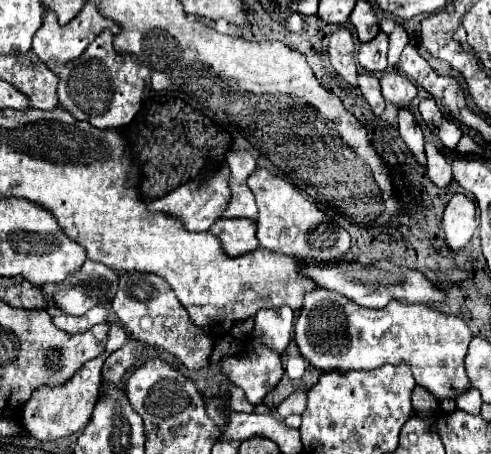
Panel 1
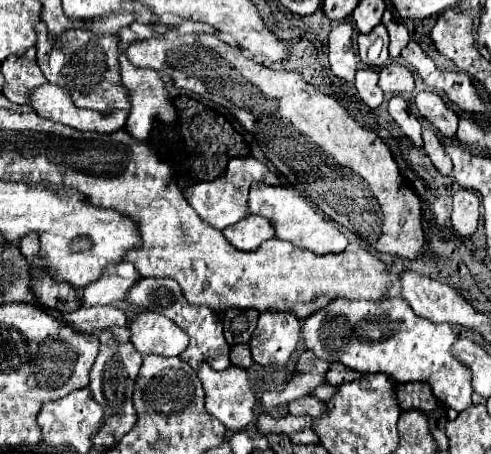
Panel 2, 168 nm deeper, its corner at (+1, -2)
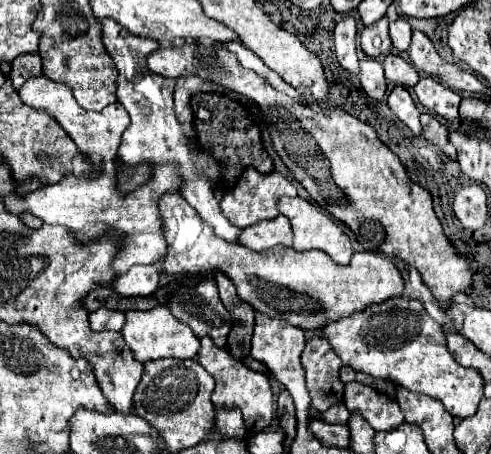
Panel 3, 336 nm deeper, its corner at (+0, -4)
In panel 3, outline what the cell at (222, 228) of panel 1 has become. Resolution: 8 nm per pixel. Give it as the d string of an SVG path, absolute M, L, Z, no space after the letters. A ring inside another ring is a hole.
M278 216L272 220L264 220L260 224L254 224L252 228L240 230L238 244L250 248L250 250L266 250L272 246L290 246L292 244L292 228L288 218Z

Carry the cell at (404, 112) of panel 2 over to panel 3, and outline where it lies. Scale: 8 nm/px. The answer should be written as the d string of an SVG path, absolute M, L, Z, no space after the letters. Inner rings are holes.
M396 86L390 96L388 96L388 108L412 130L414 136L422 134L422 124L420 124L420 112L410 98L410 92L404 86Z

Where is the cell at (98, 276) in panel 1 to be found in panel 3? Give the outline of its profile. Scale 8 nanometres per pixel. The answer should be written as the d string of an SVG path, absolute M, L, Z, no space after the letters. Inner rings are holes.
M136 266L130 268L128 272L120 274L114 278L110 288L122 296L122 298L132 298L132 296L152 296L158 288L160 282L160 272L158 266Z

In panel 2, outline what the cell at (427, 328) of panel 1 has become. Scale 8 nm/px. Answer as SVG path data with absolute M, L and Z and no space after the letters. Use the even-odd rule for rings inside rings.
M383 298L383 302L367 302L367 300L339 300L333 302L331 306L311 314L311 318L303 320L303 342L313 354L327 362L341 362L351 370L357 372L383 372L395 382L427 382L431 386L433 396L445 404L447 408L453 408L457 412L463 412L469 408L471 402L471 370L455 360L451 356L451 344L455 342L457 334L453 332L451 326L447 324L433 324L427 318L417 316L409 304L403 298Z

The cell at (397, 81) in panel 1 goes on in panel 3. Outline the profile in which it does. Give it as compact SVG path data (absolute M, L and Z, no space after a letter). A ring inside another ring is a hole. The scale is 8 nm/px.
M396 54L386 56L386 60L384 60L384 76L386 76L388 82L400 84L404 88L412 88L420 80L416 68L412 64L408 64L404 58L396 56Z

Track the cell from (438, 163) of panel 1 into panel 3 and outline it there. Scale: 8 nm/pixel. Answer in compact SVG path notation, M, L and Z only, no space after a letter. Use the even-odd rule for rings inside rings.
M422 114L422 116L420 116L420 122L422 122L422 128L424 128L422 136L424 136L430 144L438 146L450 160L456 160L456 150L454 150L454 146L448 142L448 130L444 128L444 124L442 124L438 118L428 116L428 114Z

